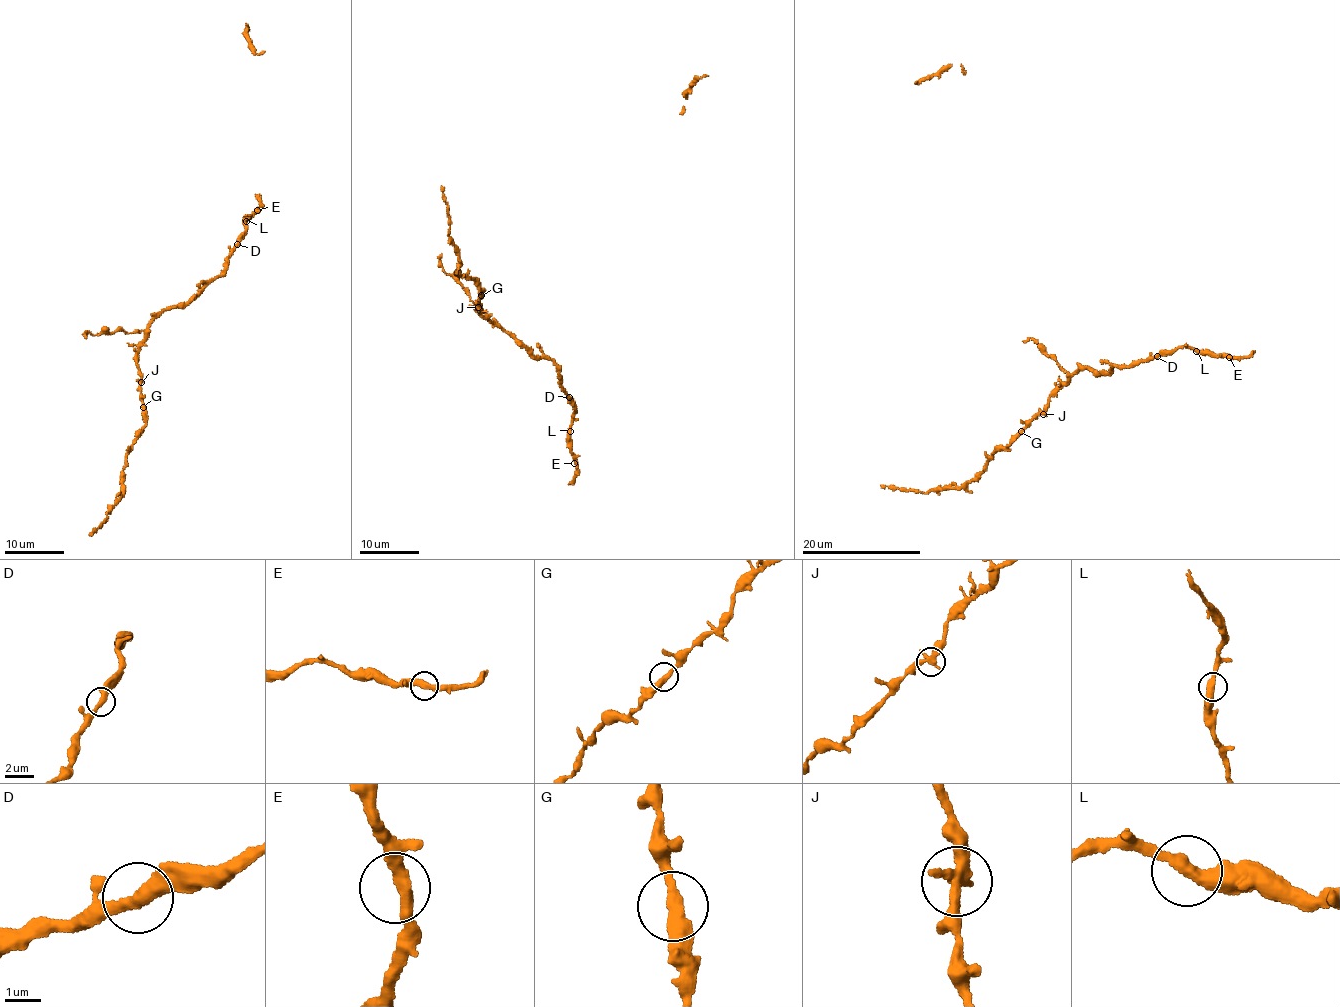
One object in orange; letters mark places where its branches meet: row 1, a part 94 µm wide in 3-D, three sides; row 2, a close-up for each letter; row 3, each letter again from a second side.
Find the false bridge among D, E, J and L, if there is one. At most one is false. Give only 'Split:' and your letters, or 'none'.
Split: none

